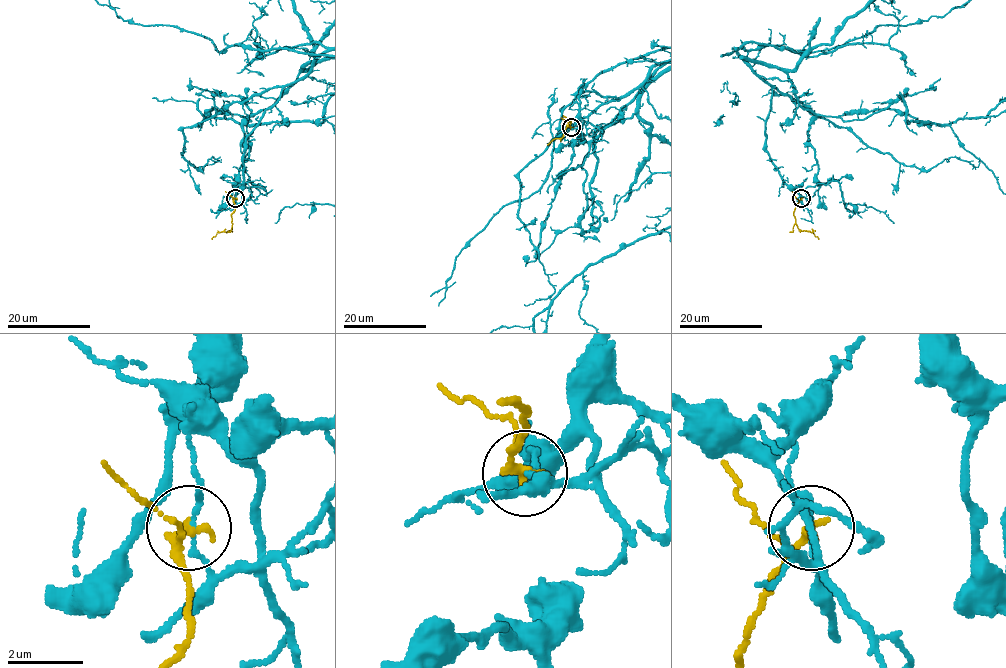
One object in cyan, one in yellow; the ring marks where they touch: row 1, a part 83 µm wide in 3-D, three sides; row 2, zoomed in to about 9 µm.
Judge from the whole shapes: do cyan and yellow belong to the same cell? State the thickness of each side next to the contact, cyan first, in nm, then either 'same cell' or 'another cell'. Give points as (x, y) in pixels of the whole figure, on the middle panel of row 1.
120 nm thick on the cyan side, 190 nm on the other; another cell

